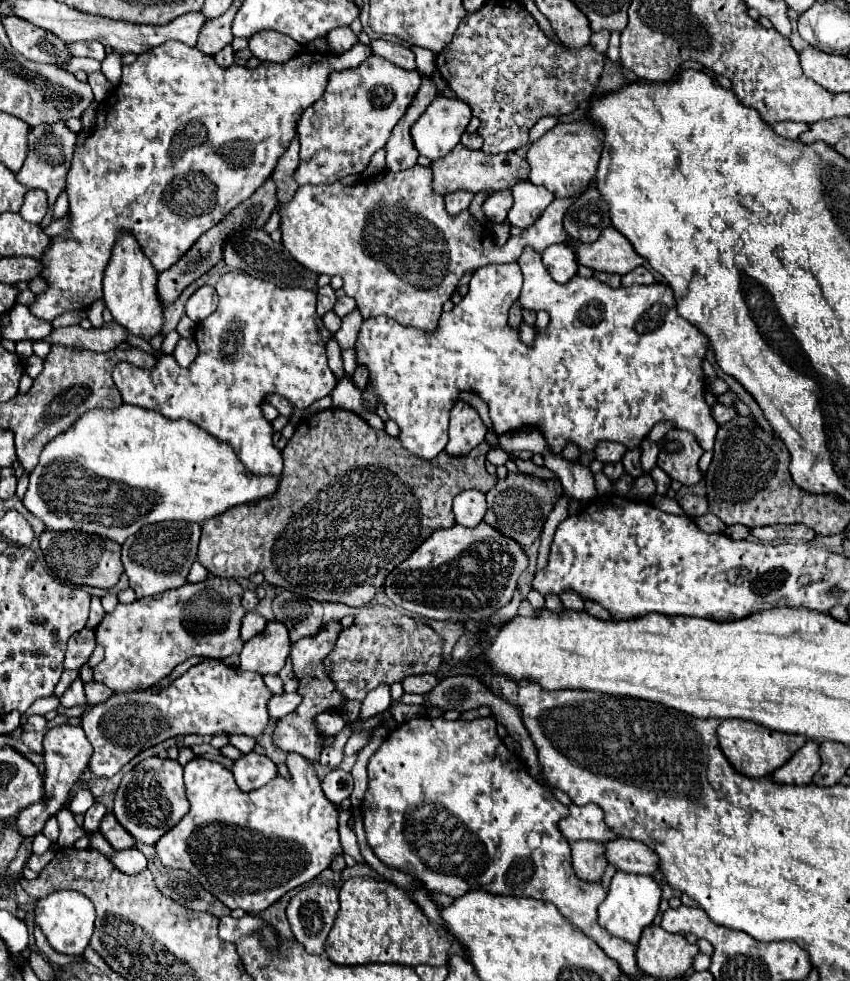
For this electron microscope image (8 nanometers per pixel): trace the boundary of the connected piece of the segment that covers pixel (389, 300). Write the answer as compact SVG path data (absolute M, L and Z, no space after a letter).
M421 165L399 173L381 171L355 185L343 185L341 181L333 185L303 185L295 191L289 203L277 205L275 211L281 219L279 229L283 237L283 247L303 267L319 275L341 275L343 291L357 301L357 307L361 309L361 315L365 319L387 315L401 325L433 331L443 311L443 303L451 299L467 271L475 271L489 263L513 263L519 259L525 247L543 253L549 245L565 243L569 235L563 231L563 215L577 197L579 195L573 195L571 199L555 199L543 211L537 223L527 227L527 231L521 231L519 237L509 237L503 247L497 247L491 241L491 237L487 235L487 227L477 223L469 209L461 211L459 215L449 215L443 197L435 195L431 187L431 167Z

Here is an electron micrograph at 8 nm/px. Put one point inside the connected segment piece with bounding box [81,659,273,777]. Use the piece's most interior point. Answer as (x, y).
(209, 699)

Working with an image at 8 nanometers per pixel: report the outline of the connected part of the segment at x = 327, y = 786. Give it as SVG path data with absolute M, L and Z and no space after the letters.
M331 769L331 771L325 775L321 787L323 787L325 797L327 797L331 803L341 805L345 799L351 797L353 777L351 777L351 773L347 773L347 771L343 771L343 769Z

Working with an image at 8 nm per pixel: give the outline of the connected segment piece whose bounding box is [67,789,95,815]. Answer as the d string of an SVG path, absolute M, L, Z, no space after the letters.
M81 789L67 807L73 811L73 815L77 815L77 813L85 813L85 811L93 805L93 801L95 801L95 799L93 799L93 795L89 793L89 789Z

